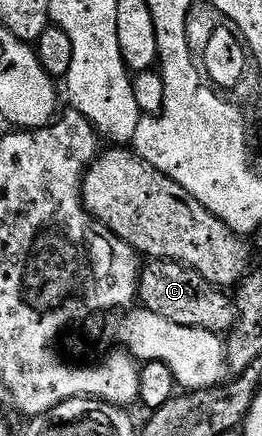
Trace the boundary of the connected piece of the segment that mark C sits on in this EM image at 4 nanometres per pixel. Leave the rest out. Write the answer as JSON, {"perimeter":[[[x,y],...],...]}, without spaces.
{"perimeter":[[[156,259],[147,264],[147,267],[145,264],[141,268],[138,277],[138,299],[145,310],[156,313],[156,317],[164,317],[164,321],[172,321],[176,325],[192,329],[204,329],[215,333],[229,333],[233,329],[238,311],[235,300],[223,288],[214,286],[191,267],[186,267],[183,263],[174,263],[171,259]]]}

